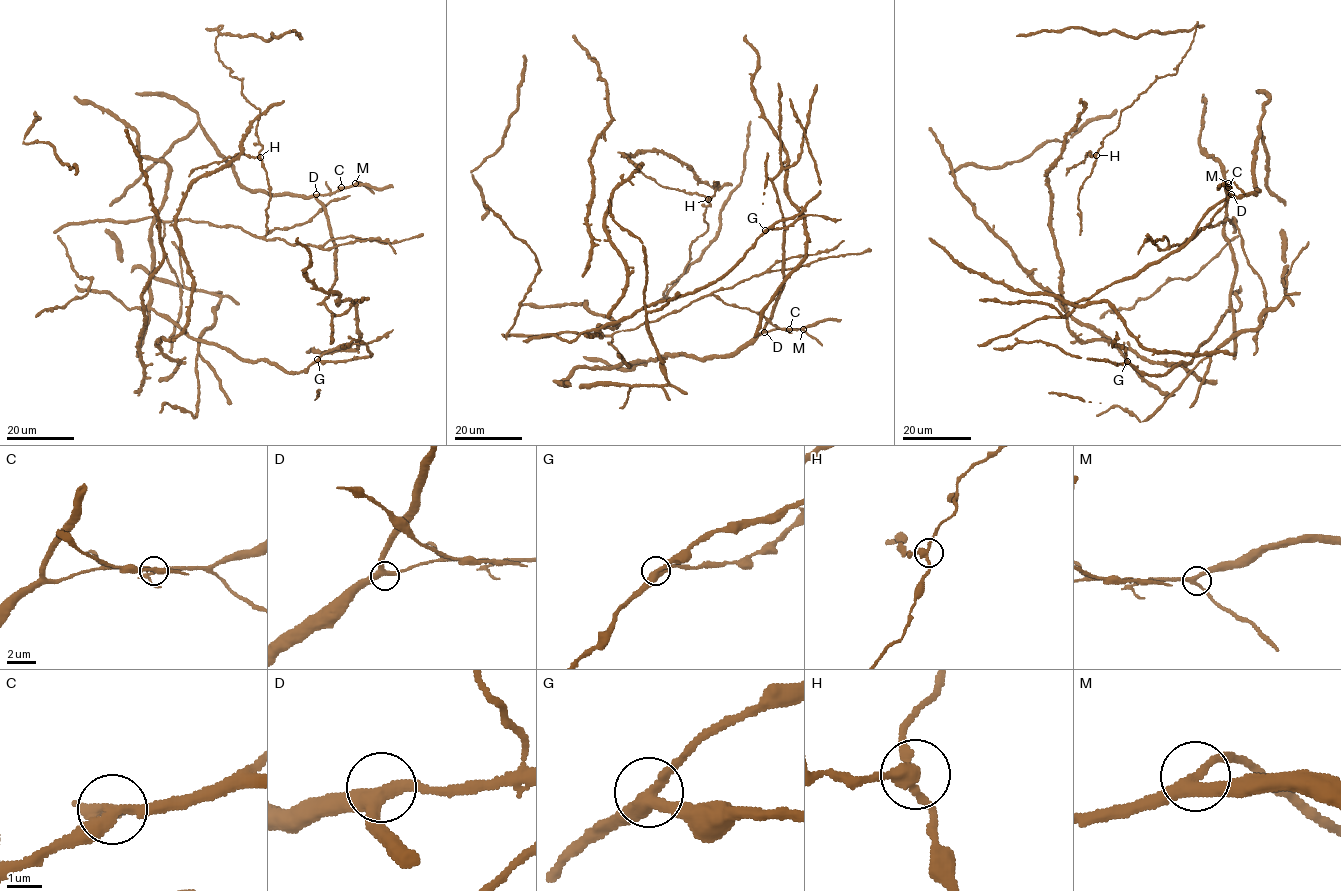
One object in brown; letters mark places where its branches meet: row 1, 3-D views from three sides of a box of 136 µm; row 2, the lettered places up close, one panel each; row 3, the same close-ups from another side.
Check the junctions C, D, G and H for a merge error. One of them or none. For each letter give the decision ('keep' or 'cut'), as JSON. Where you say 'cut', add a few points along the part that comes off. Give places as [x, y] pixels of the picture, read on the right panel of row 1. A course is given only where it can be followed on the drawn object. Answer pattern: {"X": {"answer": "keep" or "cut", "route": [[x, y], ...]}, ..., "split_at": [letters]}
{"C": {"answer": "keep"}, "D": {"answer": "keep"}, "G": {"answer": "keep"}, "H": {"answer": "keep"}, "split_at": []}

